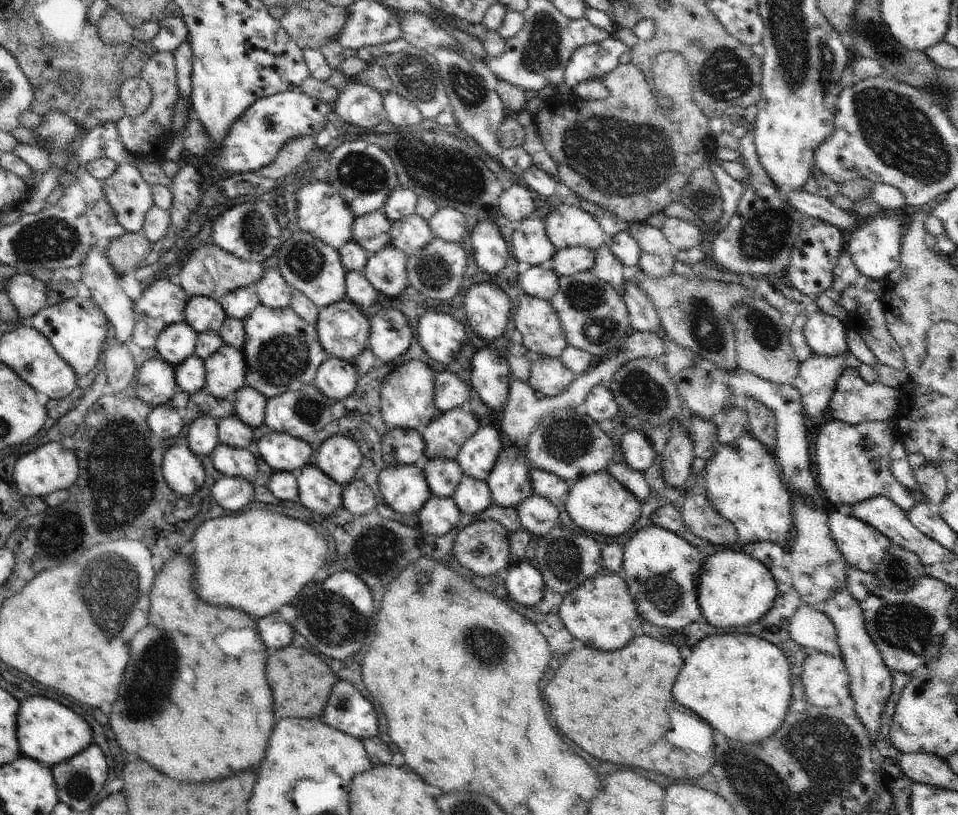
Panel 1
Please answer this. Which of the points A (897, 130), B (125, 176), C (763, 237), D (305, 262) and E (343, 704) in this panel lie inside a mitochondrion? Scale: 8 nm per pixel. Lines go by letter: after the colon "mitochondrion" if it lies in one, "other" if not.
A: mitochondrion
B: other
C: mitochondrion
D: mitochondrion
E: mitochondrion

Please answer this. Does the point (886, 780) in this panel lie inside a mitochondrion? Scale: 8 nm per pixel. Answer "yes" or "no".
no

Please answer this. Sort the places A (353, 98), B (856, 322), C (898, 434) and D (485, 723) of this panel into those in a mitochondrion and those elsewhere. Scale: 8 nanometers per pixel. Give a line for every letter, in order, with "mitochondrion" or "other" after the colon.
A: other
B: other
C: other
D: other

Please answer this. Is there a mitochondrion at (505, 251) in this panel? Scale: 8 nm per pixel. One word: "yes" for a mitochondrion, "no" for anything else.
no

